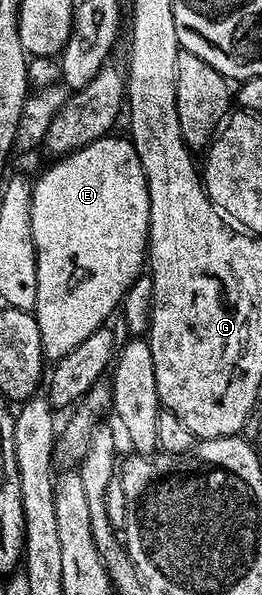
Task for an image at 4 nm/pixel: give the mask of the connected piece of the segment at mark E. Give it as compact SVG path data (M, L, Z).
M116 136L99 137L94 143L53 160L56 162L37 181L31 182L30 231L32 232L32 242L36 248L36 307L34 316L38 323L38 331L42 335L42 351L45 358L52 363L62 355L74 351L74 347L78 347L78 343L82 343L82 339L94 335L94 331L105 328L109 318L121 308L126 291L146 269L148 228L150 227L150 195L146 187L146 175L142 171L138 151L132 146L131 140L127 136Z

